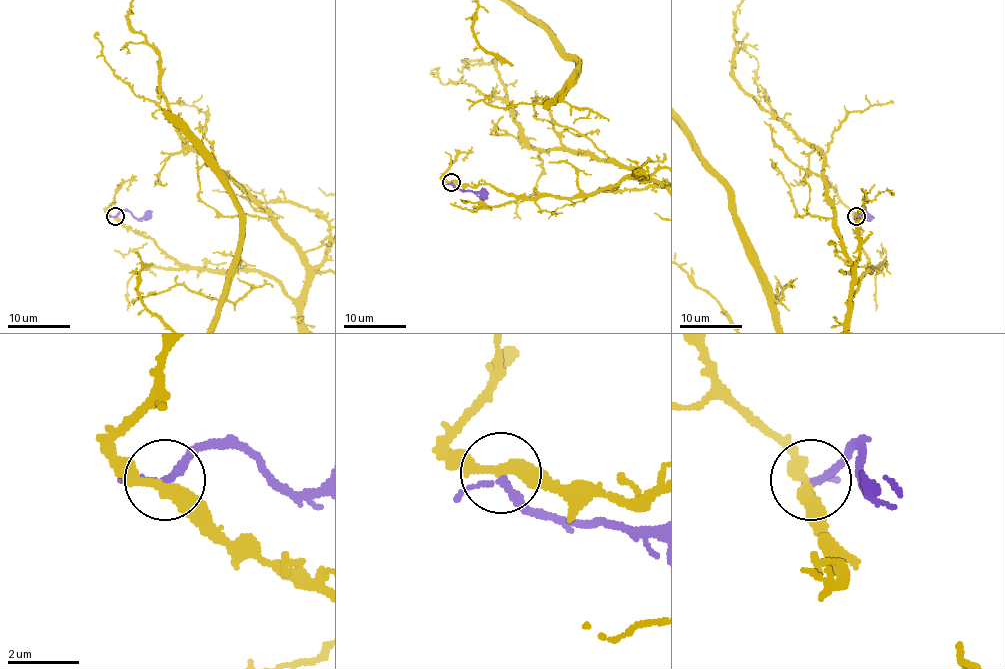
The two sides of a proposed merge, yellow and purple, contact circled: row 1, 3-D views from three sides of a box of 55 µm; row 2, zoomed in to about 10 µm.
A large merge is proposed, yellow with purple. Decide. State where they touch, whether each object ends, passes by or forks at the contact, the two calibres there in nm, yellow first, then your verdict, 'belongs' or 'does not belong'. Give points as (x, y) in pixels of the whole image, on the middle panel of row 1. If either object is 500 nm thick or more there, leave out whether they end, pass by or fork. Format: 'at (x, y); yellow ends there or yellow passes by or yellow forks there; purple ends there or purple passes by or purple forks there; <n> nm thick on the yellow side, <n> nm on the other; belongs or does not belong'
at (451, 182); yellow passes by; purple passes by; 320 nm thick on the yellow side, 160 nm on the other; does not belong

